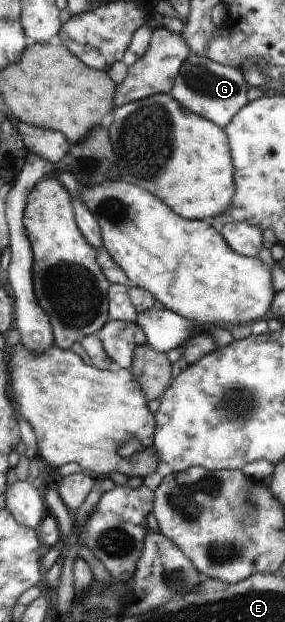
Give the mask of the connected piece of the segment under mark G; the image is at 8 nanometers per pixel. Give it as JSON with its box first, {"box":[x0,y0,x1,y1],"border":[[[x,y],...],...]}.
{"box":[170,53,249,129],"border":[[[192,53],[176,78],[174,89],[170,94],[193,114],[200,115],[225,129],[231,124],[236,112],[248,104],[249,89],[240,69],[225,66],[205,56]]]}

